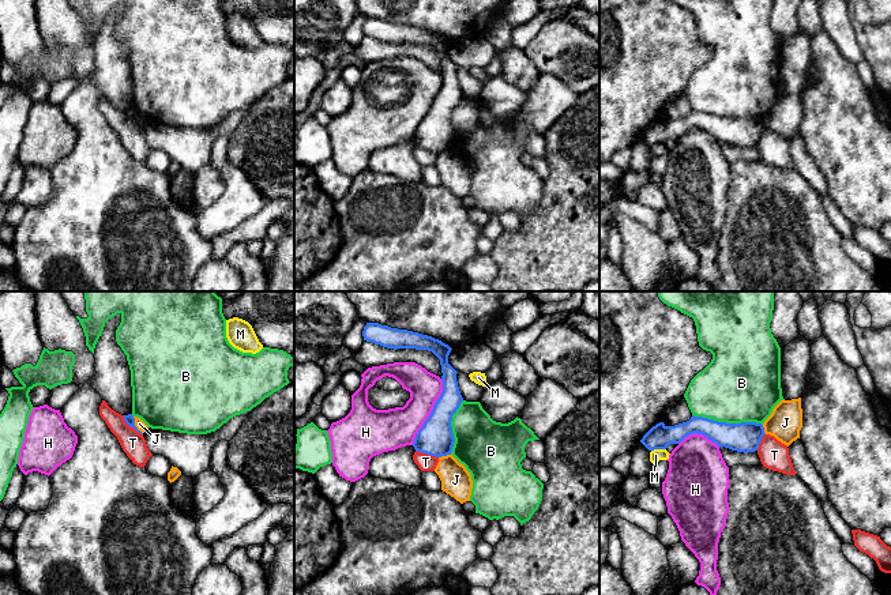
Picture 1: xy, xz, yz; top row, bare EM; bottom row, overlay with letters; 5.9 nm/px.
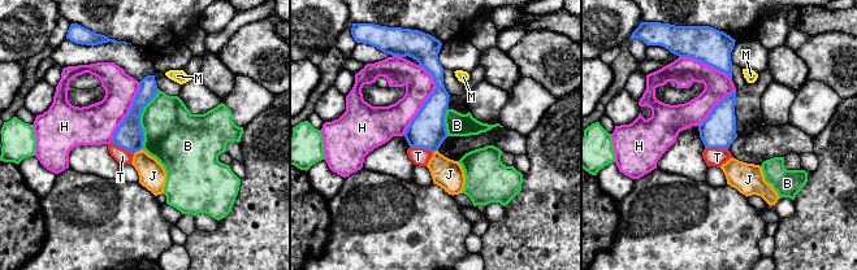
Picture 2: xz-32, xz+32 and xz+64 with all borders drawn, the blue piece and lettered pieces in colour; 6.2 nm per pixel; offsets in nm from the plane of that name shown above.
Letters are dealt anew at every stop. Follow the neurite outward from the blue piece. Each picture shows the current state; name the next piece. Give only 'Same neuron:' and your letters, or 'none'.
Same neuron: none

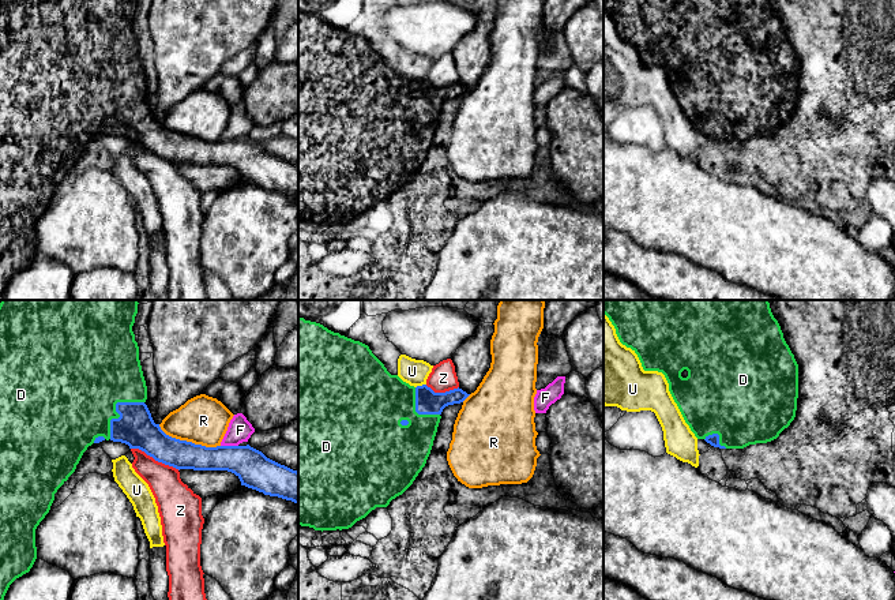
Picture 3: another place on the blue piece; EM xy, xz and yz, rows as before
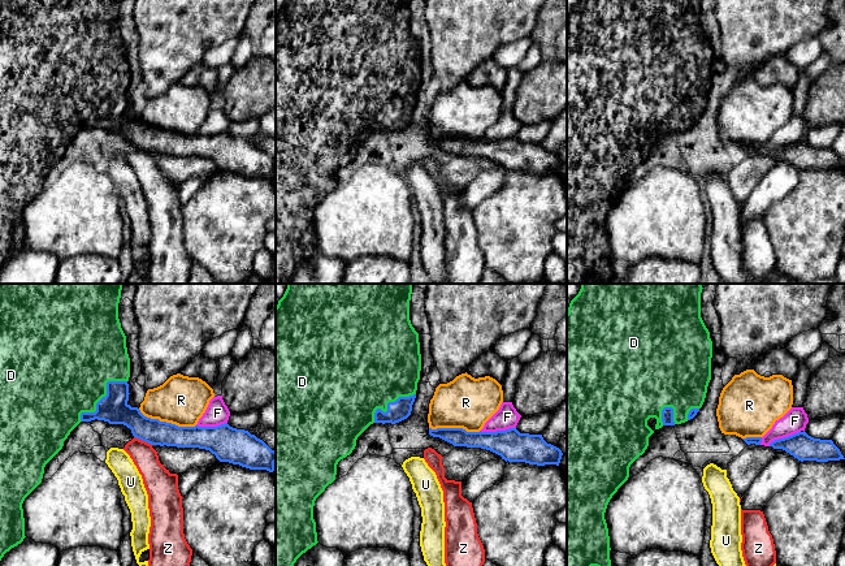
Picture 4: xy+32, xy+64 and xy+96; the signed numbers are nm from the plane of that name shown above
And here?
Same neuron: D

